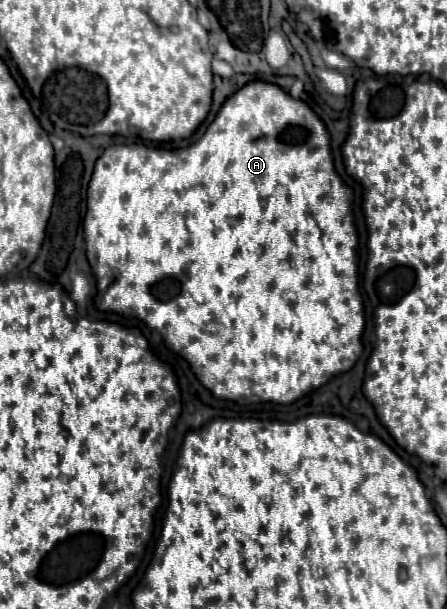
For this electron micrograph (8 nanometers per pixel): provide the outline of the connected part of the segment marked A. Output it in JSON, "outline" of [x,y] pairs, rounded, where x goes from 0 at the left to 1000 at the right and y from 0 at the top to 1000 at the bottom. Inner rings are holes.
{"outline":[[[566,131],[512,158],[454,227],[409,246],[333,243],[324,236],[266,236],[235,243],[199,299],[199,351],[190,351],[186,365],[190,394],[199,394],[195,427],[217,456],[213,499],[221,509],[311,522],[329,535],[347,539],[369,555],[374,568],[427,598],[436,617],[485,654],[521,657],[535,663],[562,657],[651,663],[727,631],[740,617],[785,608],[812,578],[808,548],[817,539],[817,519],[808,512],[812,496],[799,476],[799,401],[781,401],[781,378],[785,388],[794,381],[785,325],[785,309],[767,302],[749,282],[740,223],[723,197],[691,177],[691,171],[660,164],[620,138]]]}

